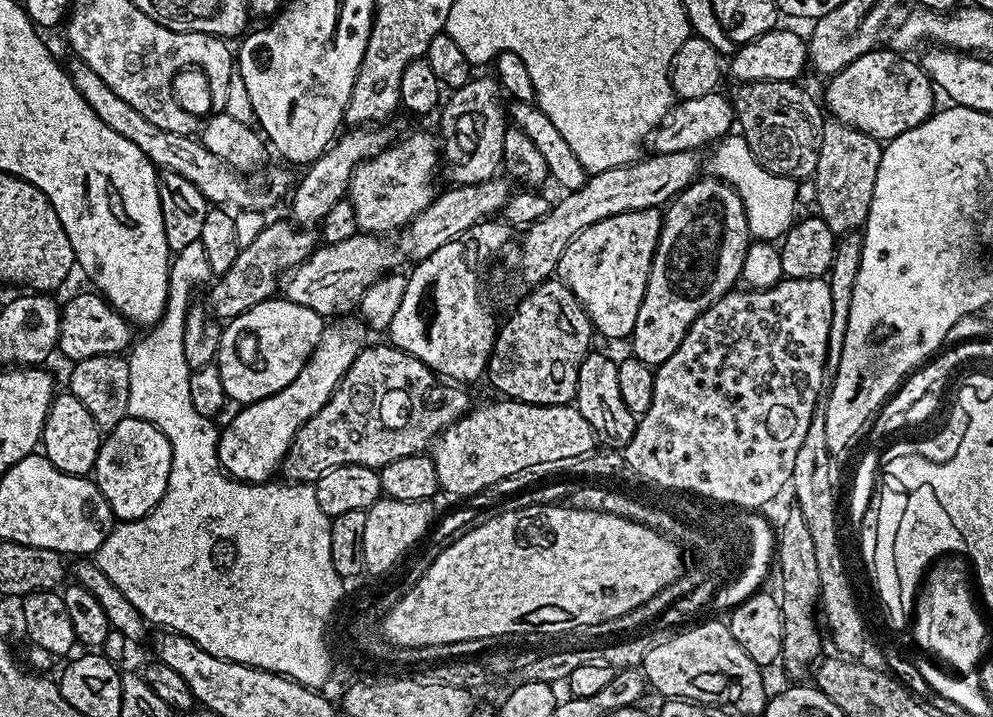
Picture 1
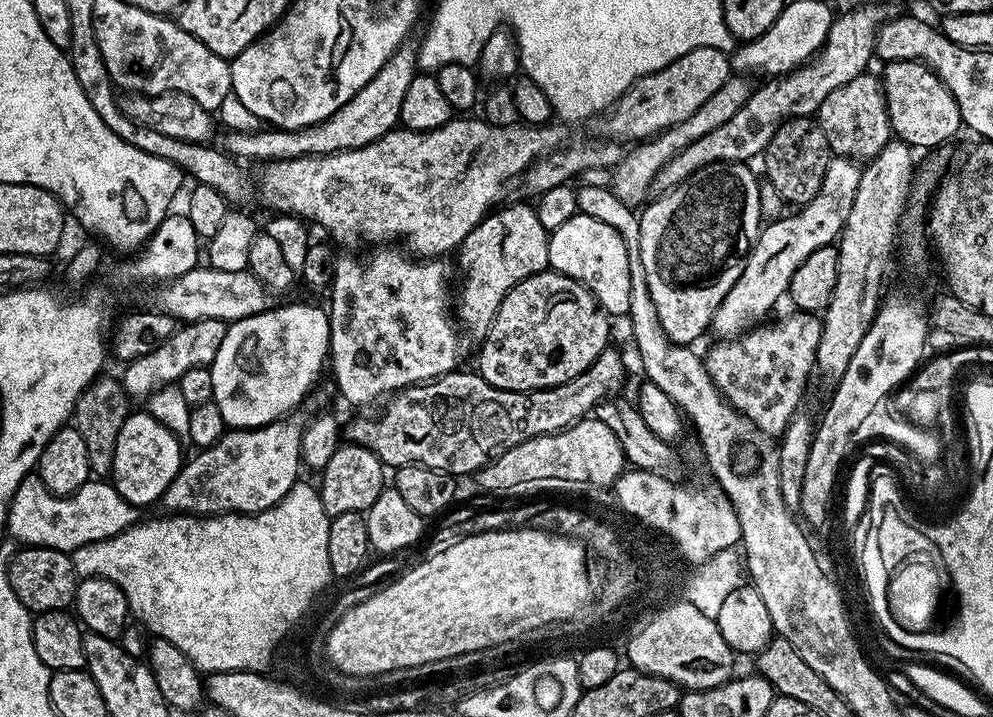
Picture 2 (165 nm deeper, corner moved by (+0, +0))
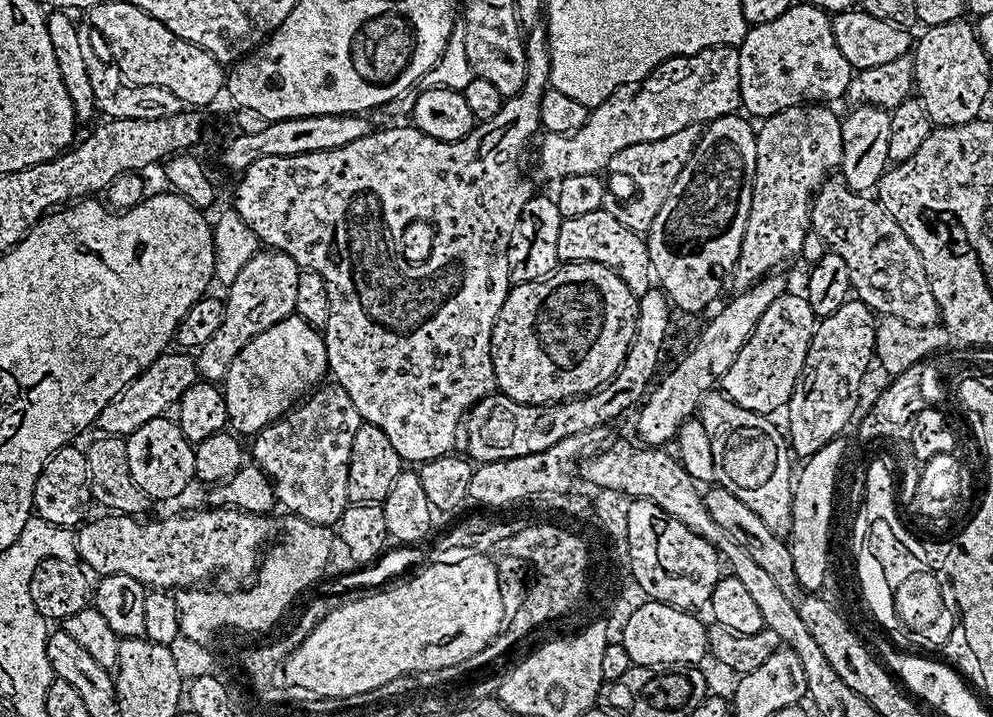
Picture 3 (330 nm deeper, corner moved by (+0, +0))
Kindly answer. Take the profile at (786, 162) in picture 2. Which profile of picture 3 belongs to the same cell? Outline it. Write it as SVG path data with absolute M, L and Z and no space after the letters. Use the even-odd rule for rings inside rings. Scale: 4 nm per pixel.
M840 172L829 173L827 179L813 193L809 203L809 225L815 236L817 234L826 244L824 246L838 254L846 263L855 297L872 309L873 313L881 317L893 316L919 328L930 328L941 323L940 307L926 277L921 254L915 249L910 238L907 238L906 232L898 226L898 222L894 221L893 216L877 199L851 191Z

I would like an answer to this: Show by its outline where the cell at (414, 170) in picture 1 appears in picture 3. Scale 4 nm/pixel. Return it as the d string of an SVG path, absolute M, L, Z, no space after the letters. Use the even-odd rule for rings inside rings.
M732 46L707 48L693 56L675 56L656 67L655 74L639 84L623 84L589 111L586 122L568 134L544 132L539 137L536 160L544 180L559 182L574 174L600 174L610 158L626 146L654 142L675 134L682 126L707 125L710 120L733 115L741 107L739 54Z

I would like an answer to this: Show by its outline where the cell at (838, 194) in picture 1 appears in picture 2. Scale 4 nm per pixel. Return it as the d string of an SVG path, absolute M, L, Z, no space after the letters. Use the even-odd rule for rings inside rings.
M872 72L852 78L829 95L816 113L816 121L829 144L831 153L867 162L876 157L892 139L888 107L885 104L883 83Z

